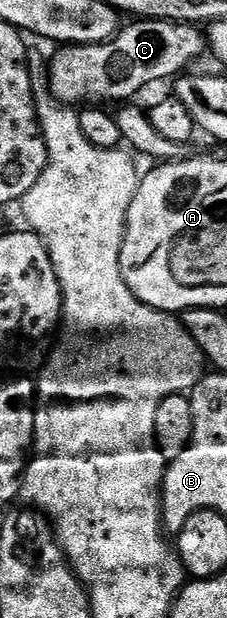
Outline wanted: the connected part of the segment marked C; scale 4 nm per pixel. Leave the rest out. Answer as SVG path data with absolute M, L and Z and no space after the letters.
M139 18L128 26L120 27L118 33L111 37L110 40L106 40L103 44L68 44L58 49L59 53L54 57L53 55L49 60L49 71L47 73L47 81L51 83L50 92L56 96L57 99L63 104L69 104L72 106L82 105L84 102L107 102L103 100L123 100L119 102L131 102L135 95L138 94L142 88L147 88L150 84L155 84L158 80L168 80L168 82L174 81L180 74L186 73L187 68L199 55L204 51L205 53L209 48L209 41L205 35L202 27L196 26L191 22L180 22L178 20L152 20L150 18Z

